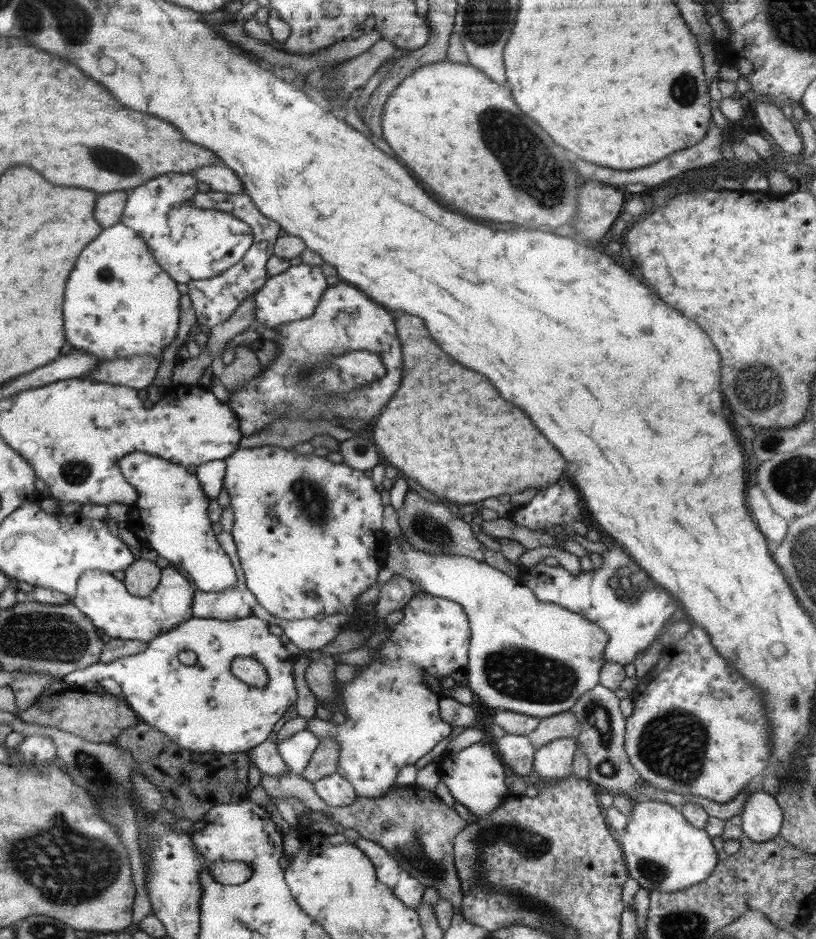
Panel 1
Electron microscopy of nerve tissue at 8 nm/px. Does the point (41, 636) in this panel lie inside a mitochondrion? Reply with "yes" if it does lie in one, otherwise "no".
yes

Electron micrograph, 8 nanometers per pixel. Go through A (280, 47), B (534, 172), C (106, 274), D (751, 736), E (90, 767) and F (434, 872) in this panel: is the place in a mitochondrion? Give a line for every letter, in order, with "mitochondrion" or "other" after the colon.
A: other
B: mitochondrion
C: mitochondrion
D: other
E: mitochondrion
F: mitochondrion

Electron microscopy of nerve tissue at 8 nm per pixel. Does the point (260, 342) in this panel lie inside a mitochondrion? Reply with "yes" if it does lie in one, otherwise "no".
no

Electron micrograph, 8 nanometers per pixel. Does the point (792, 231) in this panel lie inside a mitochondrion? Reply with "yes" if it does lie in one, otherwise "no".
no

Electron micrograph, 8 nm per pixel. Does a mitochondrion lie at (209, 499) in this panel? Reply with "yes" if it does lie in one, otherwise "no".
no

